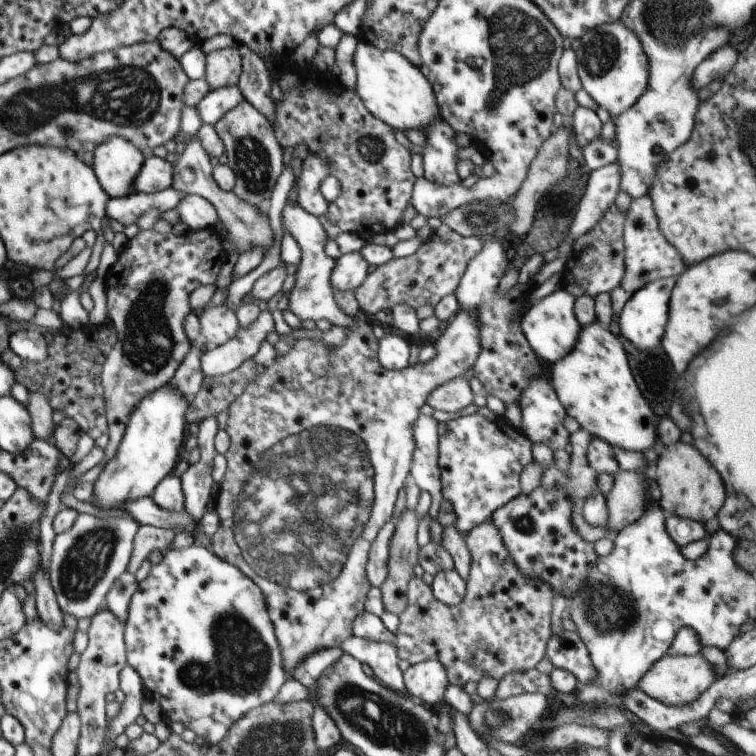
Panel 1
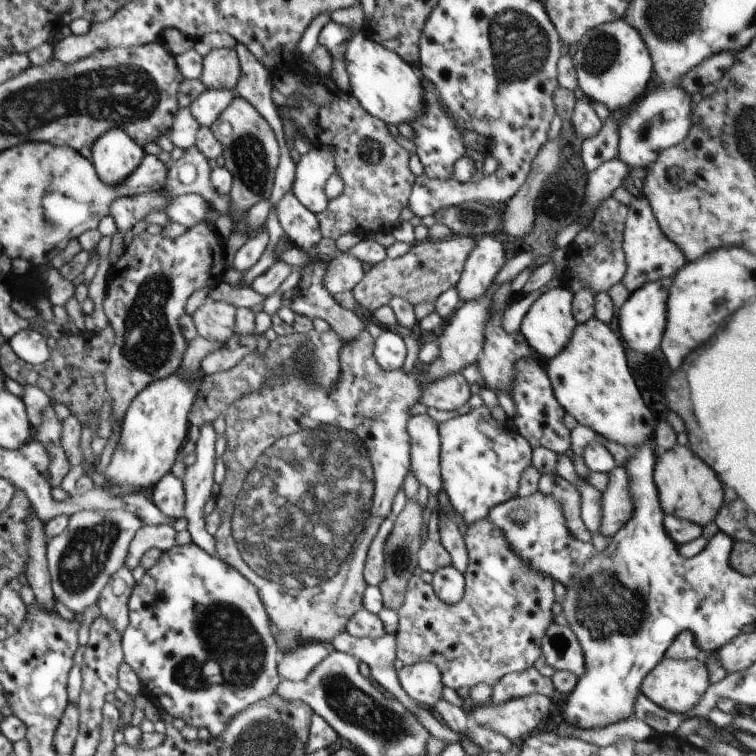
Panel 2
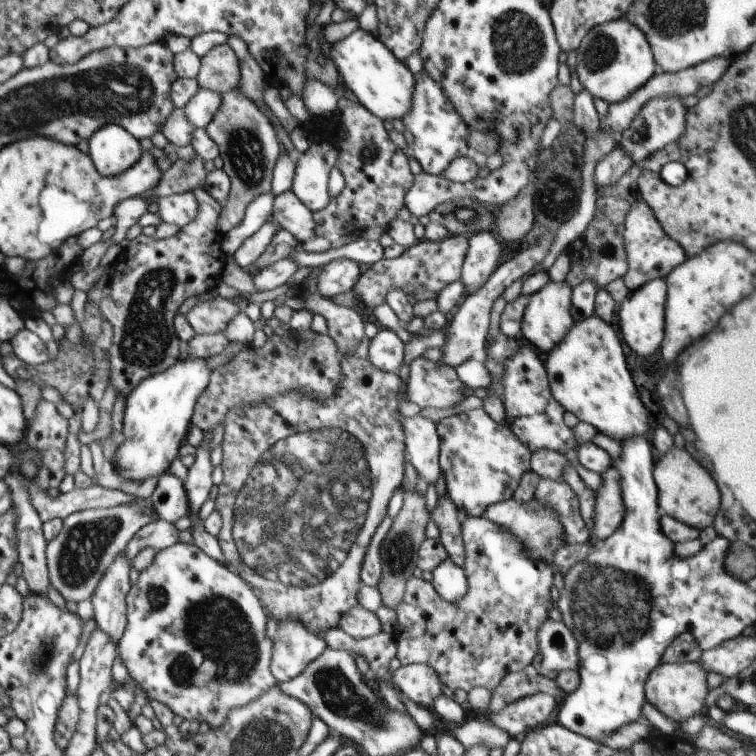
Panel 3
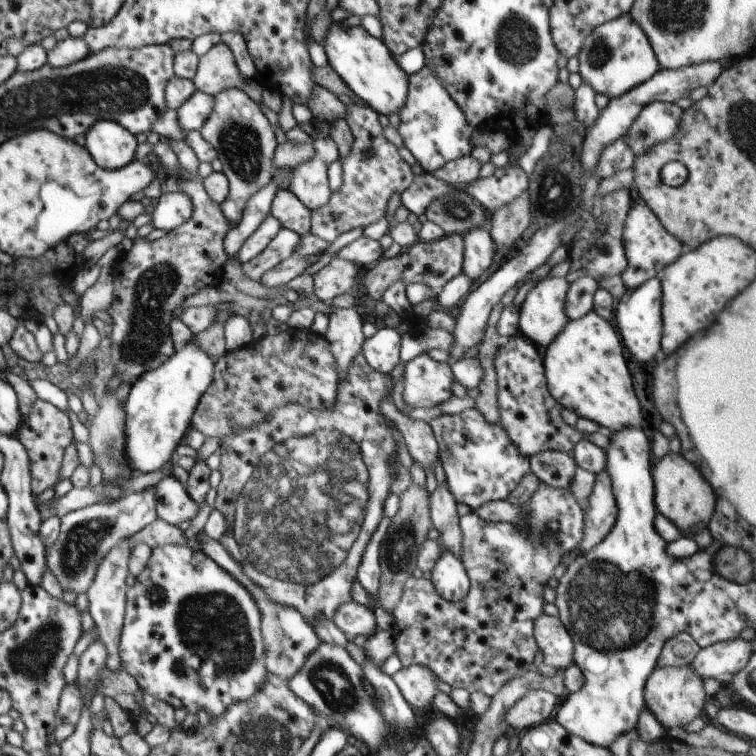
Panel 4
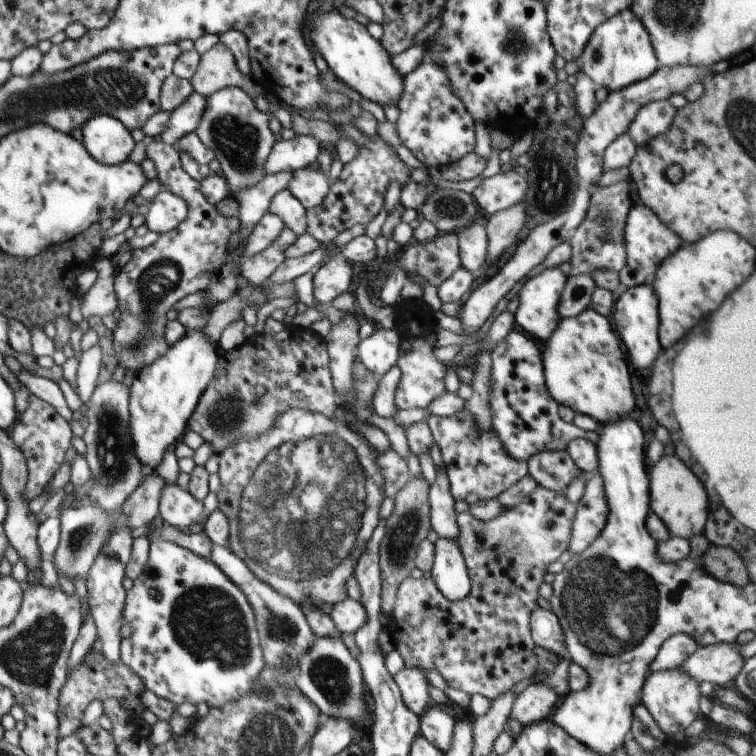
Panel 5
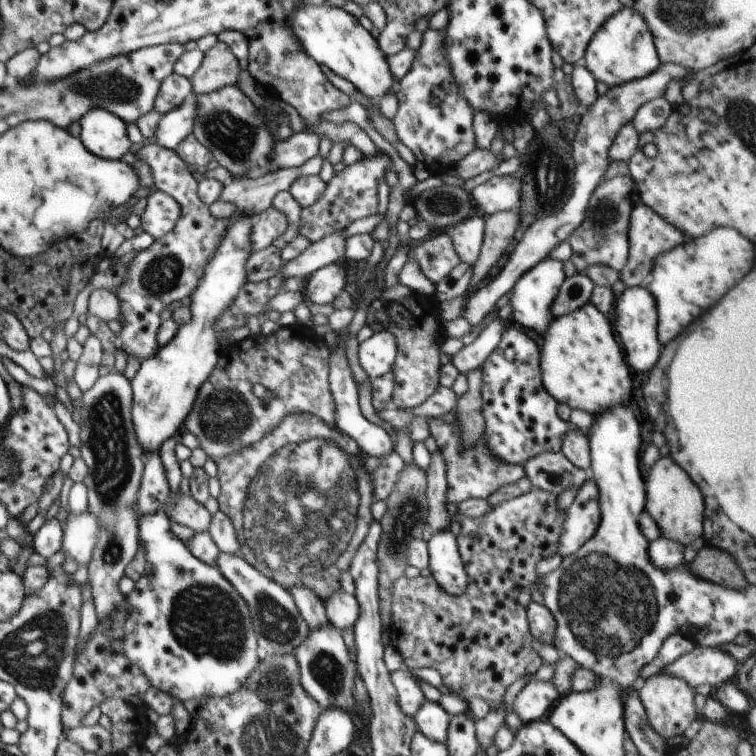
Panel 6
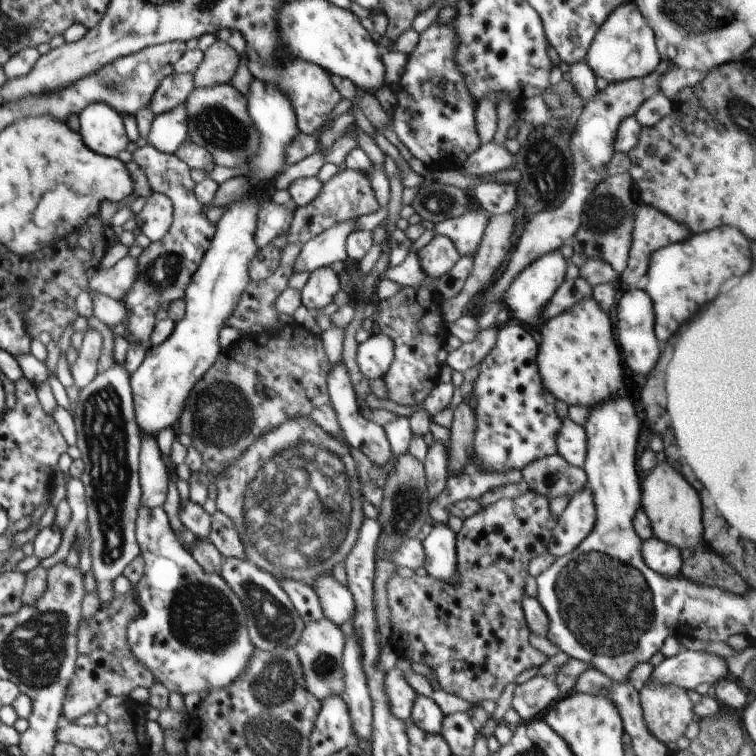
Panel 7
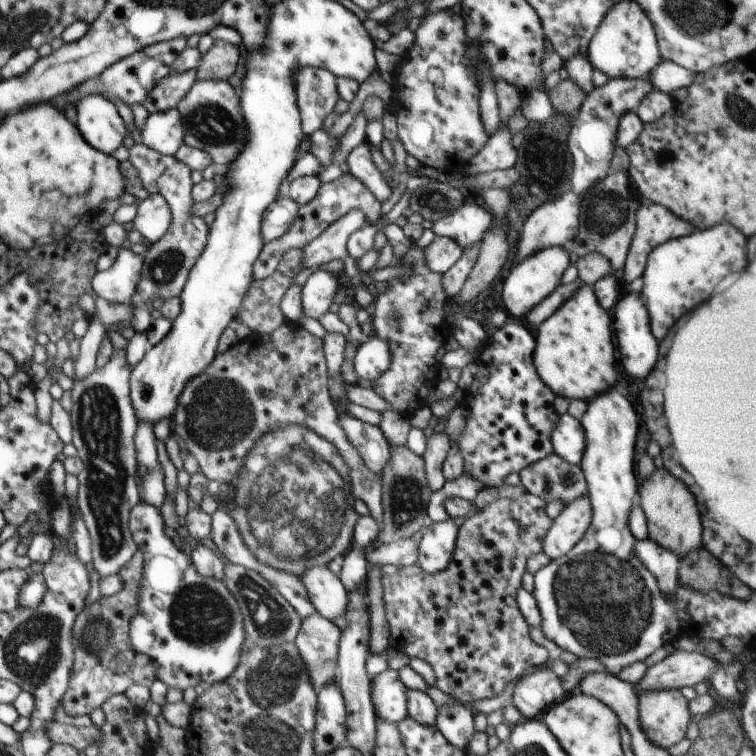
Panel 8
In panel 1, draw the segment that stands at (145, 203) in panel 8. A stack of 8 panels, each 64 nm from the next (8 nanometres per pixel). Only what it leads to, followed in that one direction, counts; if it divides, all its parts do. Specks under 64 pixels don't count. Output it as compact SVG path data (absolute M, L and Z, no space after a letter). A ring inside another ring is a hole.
M186 195L176 209L190 230L214 229L219 222L216 207L200 195Z

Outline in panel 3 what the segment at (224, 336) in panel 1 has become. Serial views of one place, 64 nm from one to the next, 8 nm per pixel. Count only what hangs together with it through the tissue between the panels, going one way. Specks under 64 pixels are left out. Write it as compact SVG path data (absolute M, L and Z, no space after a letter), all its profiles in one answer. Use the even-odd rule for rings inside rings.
M213 298L199 302L185 317L192 325L196 335L213 335L225 332L229 322L242 308L223 298Z

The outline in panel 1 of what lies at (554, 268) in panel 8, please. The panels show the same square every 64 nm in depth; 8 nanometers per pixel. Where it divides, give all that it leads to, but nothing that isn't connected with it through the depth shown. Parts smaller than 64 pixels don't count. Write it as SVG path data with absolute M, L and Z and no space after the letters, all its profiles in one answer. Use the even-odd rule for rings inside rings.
M561 288L559 291L542 298L538 303L534 303L523 315L520 328L534 353L544 362L550 362L551 365L554 365L576 345L581 325L574 314L574 306L575 297Z

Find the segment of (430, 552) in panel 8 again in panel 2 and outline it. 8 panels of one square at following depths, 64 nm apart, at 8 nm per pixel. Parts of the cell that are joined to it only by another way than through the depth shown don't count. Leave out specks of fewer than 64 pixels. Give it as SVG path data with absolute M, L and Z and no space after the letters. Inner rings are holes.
M452 564L441 567L433 573L432 589L442 602L457 604L465 594L465 574Z

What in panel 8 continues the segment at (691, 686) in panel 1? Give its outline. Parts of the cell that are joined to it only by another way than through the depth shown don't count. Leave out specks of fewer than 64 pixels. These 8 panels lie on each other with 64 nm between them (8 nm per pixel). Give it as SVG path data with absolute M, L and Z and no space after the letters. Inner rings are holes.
M681 689L644 691L639 695L641 729L649 741L668 750L686 737L692 716Z

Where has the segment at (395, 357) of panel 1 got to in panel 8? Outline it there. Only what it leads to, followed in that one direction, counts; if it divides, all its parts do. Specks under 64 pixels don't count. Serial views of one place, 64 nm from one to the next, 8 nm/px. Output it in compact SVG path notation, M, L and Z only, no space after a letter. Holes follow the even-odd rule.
M373 336L361 343L353 358L357 376L373 382L388 370L390 363L389 342L378 336Z

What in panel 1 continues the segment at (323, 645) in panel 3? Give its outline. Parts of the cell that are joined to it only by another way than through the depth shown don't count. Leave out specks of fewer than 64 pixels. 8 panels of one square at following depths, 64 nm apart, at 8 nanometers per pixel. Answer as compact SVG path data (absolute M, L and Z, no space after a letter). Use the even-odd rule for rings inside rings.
M340 647L335 648L322 648L316 650L314 654L310 654L304 662L300 662L296 666L296 670L289 676L294 680L304 684L310 692L312 692L312 702L314 702L314 712L312 714L312 730L314 732L314 740L316 740L316 748L320 752L327 752L330 748L334 750L342 740L338 726L334 724L334 720L330 718L330 714L316 702L316 682L322 676L322 672L326 668L330 668L332 664L336 664L344 652Z

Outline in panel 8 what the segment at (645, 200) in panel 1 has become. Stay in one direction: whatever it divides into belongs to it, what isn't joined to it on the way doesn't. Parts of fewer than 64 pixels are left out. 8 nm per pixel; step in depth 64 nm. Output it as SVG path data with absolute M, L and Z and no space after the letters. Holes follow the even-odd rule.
M651 203L650 206L641 206L636 213L636 228L631 245L625 260L625 267L622 270L621 277L628 285L637 286L642 280L644 269L647 263L648 255L661 244L672 239L688 236L696 230L692 223L678 218L662 205Z

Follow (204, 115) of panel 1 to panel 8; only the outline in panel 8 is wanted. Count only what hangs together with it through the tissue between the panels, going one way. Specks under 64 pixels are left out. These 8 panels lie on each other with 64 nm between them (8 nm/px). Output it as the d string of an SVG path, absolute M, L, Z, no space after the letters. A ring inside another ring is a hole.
M177 107L171 108L166 112L150 113L141 132L143 143L163 155L175 156L177 148L184 143L185 130L182 121Z

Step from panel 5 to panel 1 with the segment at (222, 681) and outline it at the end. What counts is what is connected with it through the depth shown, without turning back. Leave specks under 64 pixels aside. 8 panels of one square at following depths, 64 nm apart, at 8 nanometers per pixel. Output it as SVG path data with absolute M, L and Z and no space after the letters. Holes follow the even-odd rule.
M192 545L182 550L167 550L163 558L152 566L149 575L138 583L138 590L132 595L129 602L128 620L123 633L127 665L131 667L141 679L147 697L156 701L163 711L163 717L168 724L180 722L185 728L193 730L197 736L202 736L205 744L218 744L226 738L228 728L244 714L259 709L262 704L275 701L282 684L288 675L283 668L283 657L275 636L275 628L269 618L268 607L262 589L246 576L237 566L222 560L206 547Z

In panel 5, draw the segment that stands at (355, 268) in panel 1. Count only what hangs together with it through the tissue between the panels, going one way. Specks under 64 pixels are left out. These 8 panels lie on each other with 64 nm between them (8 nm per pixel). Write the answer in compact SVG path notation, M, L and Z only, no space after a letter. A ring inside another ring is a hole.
M341 253L318 269L313 276L313 298L315 302L328 305L343 292L352 291L352 263Z

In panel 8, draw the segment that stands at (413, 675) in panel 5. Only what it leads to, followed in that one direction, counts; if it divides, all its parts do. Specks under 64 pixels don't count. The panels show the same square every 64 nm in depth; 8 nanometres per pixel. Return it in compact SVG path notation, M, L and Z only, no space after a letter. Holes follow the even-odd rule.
M387 669L372 680L371 699L375 714L397 724L409 716L407 692L409 689L401 681L399 672Z

